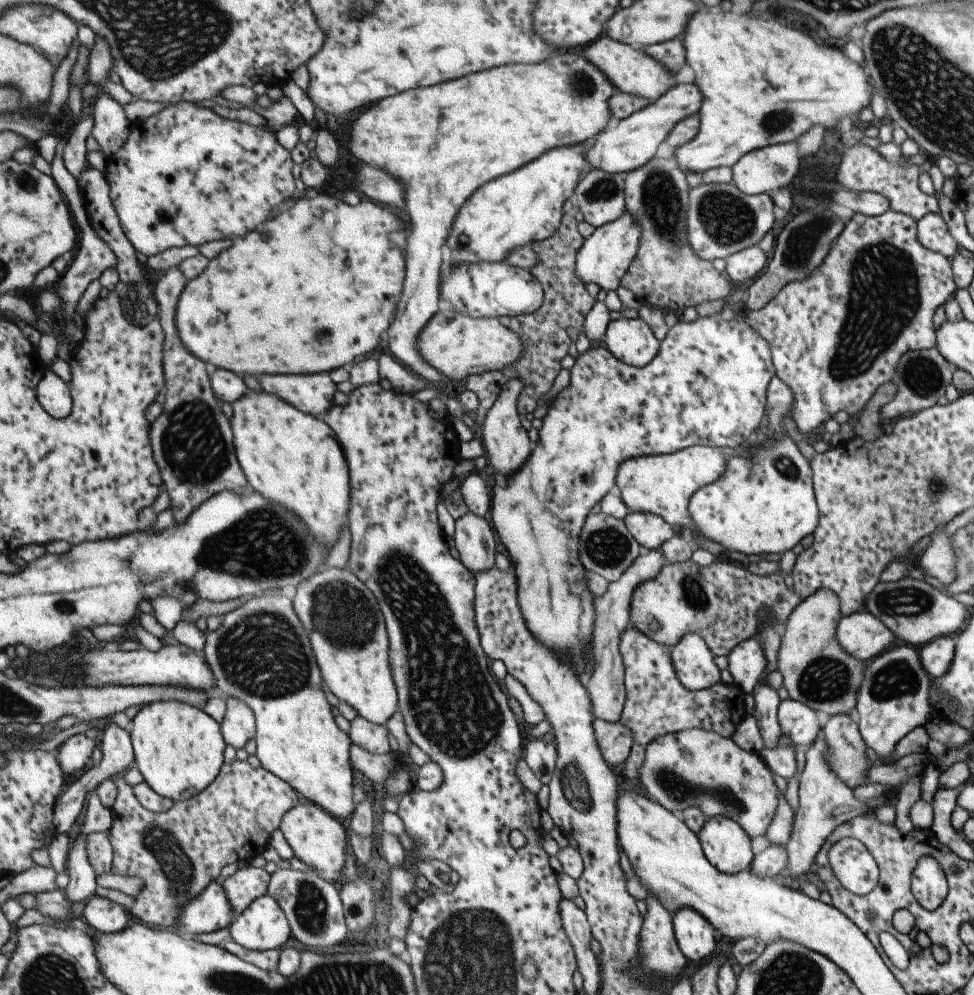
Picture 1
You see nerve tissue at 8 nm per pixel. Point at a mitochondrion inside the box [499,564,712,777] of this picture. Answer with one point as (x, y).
(694, 593)

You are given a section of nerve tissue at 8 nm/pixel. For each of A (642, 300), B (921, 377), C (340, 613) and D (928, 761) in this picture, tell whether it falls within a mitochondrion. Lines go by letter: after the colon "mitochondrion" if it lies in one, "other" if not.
A: other
B: mitochondrion
C: mitochondrion
D: other

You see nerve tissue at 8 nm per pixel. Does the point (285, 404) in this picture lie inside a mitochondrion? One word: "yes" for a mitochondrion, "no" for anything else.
no

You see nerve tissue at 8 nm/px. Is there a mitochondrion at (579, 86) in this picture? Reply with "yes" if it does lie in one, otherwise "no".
yes

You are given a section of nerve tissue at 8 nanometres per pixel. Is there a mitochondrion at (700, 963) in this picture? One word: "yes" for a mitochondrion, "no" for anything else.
no

